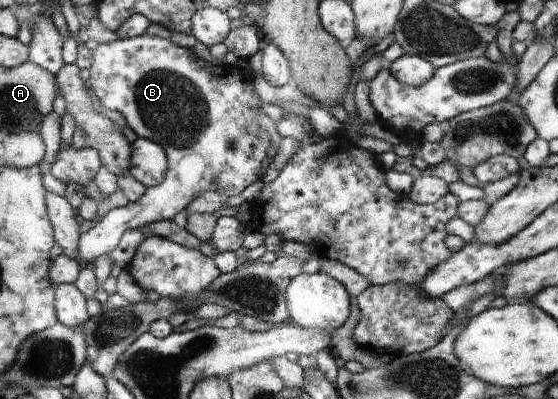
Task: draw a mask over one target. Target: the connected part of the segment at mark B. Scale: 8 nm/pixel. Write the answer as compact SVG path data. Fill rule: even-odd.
M142 34L139 36L134 36L131 38L126 38L124 40L108 40L103 44L98 44L96 49L92 51L93 62L89 69L91 78L89 82L91 83L91 88L94 91L94 95L98 97L98 101L107 110L117 111L126 120L127 126L136 133L139 138L146 138L147 140L152 140L161 146L167 154L167 161L170 163L170 167L167 169L166 179L159 183L157 186L147 188L144 195L139 201L130 202L127 206L113 208L104 217L96 220L96 225L89 230L86 230L78 240L76 259L78 263L82 266L92 265L94 259L99 258L103 254L109 254L114 251L115 247L122 239L123 233L127 231L128 228L143 228L150 223L160 220L173 220L174 216L186 209L187 205L191 203L192 200L196 199L202 192L215 191L219 194L223 194L226 198L231 195L238 195L246 191L248 187L256 182L256 179L260 179L260 169L262 169L262 161L265 161L266 151L268 151L268 145L270 145L270 139L266 133L258 133L258 111L260 111L260 97L256 95L254 90L254 84L252 78L238 78L234 77L229 79L228 67L216 65L214 61L207 62L204 59L196 56L193 48L185 48L180 45L175 44L168 38L161 38L159 36L151 36L149 34Z

